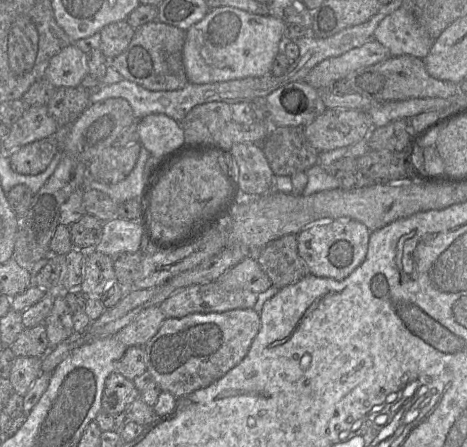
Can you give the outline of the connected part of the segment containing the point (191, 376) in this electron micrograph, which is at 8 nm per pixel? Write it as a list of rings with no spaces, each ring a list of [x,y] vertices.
[[[253,309],[165,318],[158,332],[143,346],[147,371],[162,391],[179,399],[210,386],[239,364],[259,328],[260,318]]]

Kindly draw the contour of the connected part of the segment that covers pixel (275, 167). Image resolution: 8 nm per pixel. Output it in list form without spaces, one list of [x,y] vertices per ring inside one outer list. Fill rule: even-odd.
[[[272,128],[262,143],[262,150],[275,176],[291,177],[318,163],[319,152],[308,141],[303,128]]]

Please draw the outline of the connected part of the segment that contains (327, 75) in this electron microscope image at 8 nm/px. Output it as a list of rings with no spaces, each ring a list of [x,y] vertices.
[[[373,40],[340,56],[323,60],[308,73],[303,81],[316,89],[329,88],[351,72],[390,57],[392,57],[390,50]]]

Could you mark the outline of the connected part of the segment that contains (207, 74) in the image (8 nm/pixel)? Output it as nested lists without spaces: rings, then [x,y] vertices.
[[[220,7],[209,10],[198,23],[186,30],[183,65],[189,83],[208,84],[270,74],[275,56],[283,47],[287,24],[269,15],[257,15],[238,8]]]

